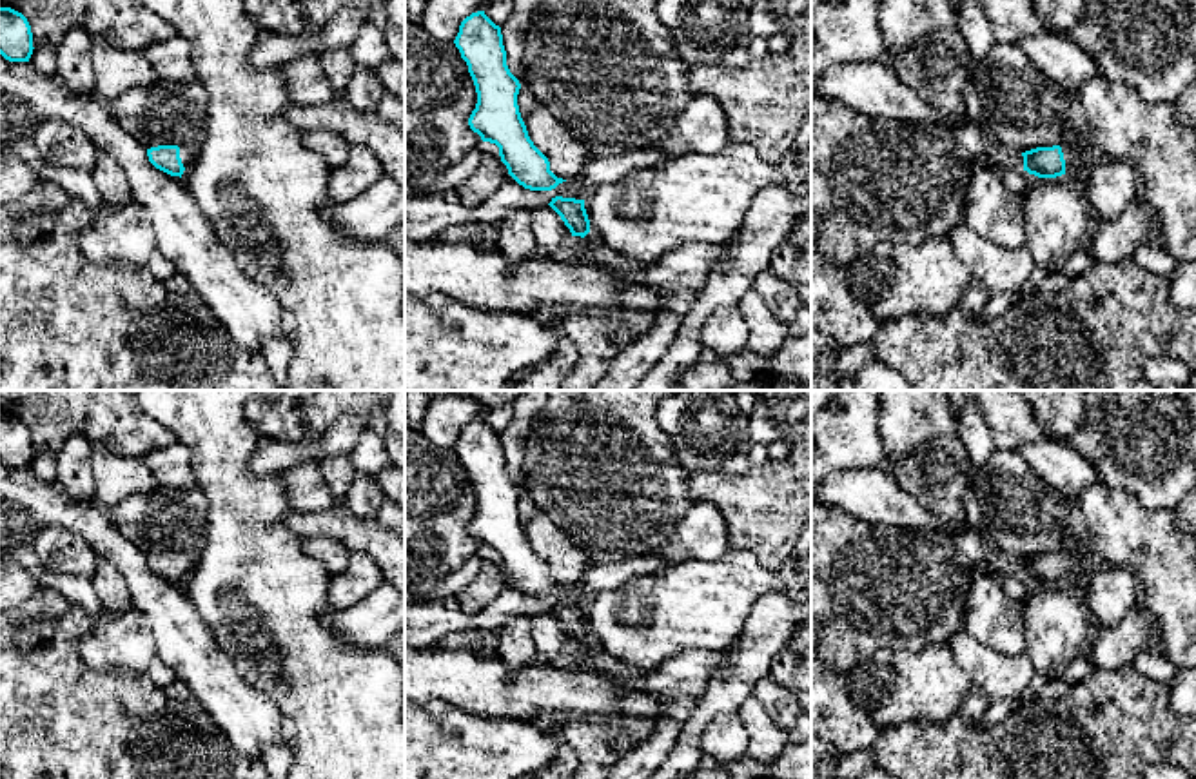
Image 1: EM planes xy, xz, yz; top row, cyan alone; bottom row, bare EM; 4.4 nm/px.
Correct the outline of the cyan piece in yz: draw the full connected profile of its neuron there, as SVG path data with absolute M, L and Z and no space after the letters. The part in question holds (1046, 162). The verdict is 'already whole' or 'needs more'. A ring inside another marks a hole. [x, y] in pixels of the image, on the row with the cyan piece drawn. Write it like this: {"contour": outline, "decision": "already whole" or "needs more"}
{"contour": "M1065 143L1025 151L1024 171L1038 178L1062 176L1080 163L1085 147L1087 143Z", "decision": "needs more"}

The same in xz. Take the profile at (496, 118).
{"contour": "M485 11L472 13L461 22L454 44L477 93L470 129L499 147L508 174L524 189L552 191L566 182L550 171L548 158L528 136L517 105L521 84L506 65L501 27Z", "decision": "already whole"}

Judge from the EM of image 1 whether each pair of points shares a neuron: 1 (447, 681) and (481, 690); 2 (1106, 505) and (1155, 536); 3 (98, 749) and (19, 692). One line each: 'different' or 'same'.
1: same
2: same
3: same

